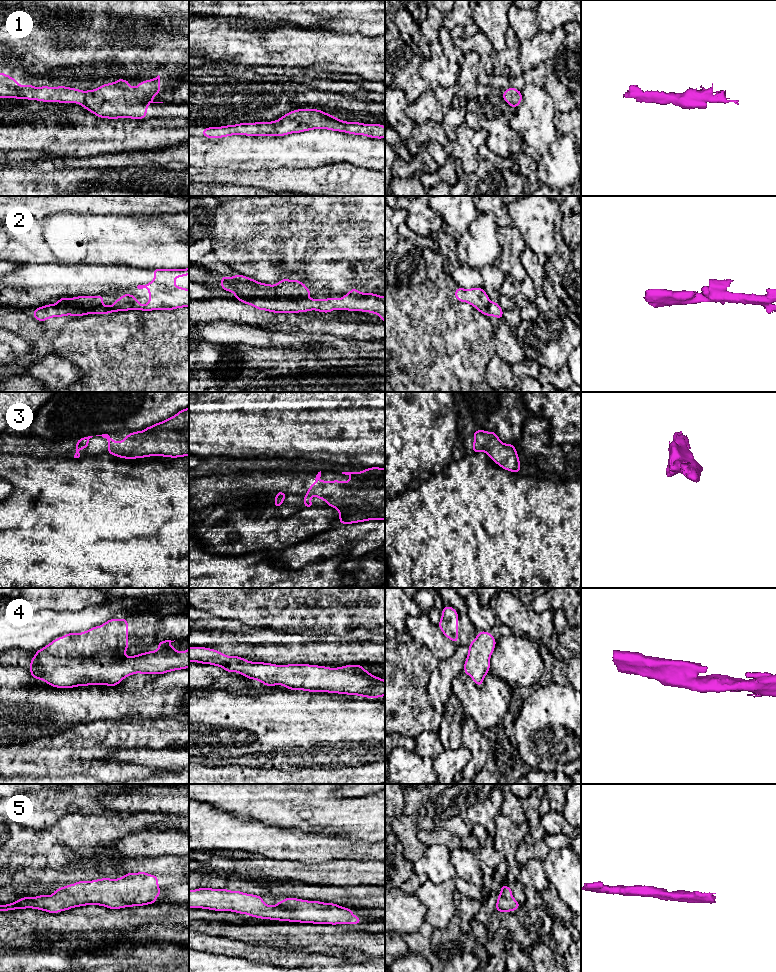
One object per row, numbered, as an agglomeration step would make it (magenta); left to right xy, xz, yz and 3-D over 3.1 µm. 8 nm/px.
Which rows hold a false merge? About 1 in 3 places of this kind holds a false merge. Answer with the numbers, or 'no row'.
no row

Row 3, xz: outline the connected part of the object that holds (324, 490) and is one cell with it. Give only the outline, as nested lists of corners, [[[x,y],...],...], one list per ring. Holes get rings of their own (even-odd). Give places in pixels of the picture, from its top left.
[[[371,467],[361,472],[342,472],[350,475],[347,482],[340,480],[320,481],[321,471],[318,472],[315,482],[308,488],[307,494],[303,496],[305,508],[313,508],[309,499],[316,496],[327,502],[327,506],[338,510],[340,524],[352,524],[368,520],[385,520],[385,468]]]

